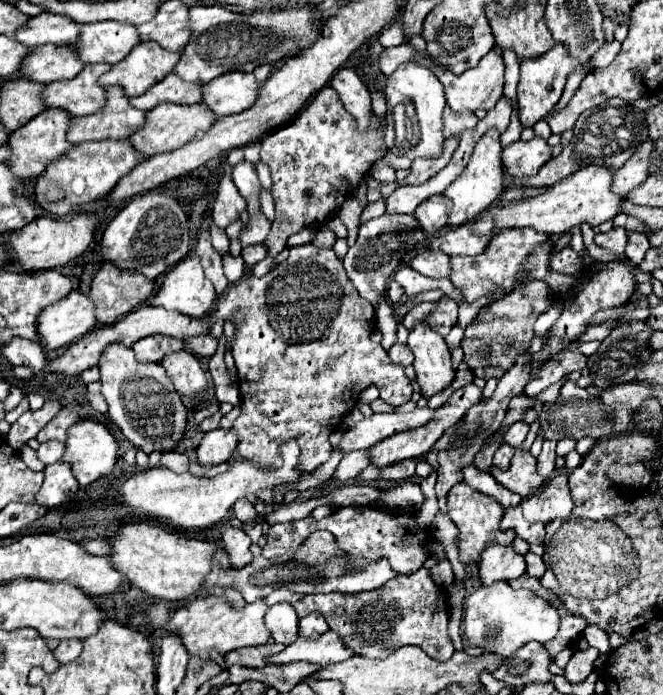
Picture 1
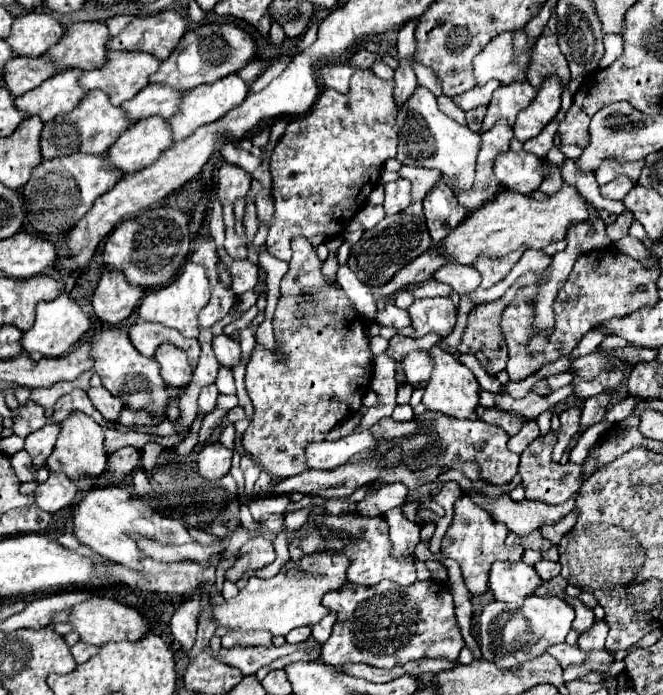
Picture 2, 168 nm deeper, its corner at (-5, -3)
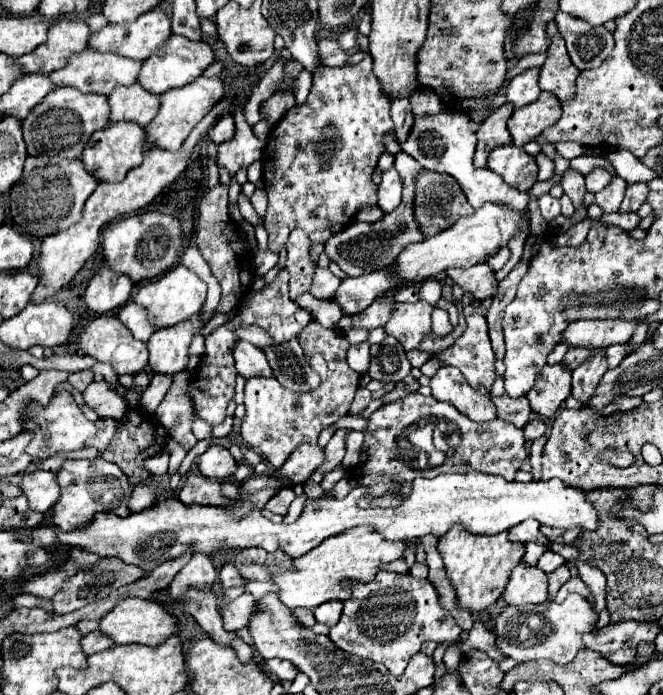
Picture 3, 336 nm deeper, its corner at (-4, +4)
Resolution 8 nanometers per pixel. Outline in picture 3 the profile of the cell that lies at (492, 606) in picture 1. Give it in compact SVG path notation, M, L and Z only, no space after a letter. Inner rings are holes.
M571 593L563 603L541 603L541 605L521 605L521 607L505 607L495 619L495 643L497 649L515 661L541 661L551 659L557 665L565 665L573 661L579 649L583 649L581 635L595 629L597 613L591 603Z

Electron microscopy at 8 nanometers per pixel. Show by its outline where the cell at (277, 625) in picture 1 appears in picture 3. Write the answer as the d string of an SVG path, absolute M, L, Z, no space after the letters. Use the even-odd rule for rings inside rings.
M297 609L297 611L293 611L293 615L295 615L297 623L305 629L311 629L315 625L315 617L313 617L311 609Z

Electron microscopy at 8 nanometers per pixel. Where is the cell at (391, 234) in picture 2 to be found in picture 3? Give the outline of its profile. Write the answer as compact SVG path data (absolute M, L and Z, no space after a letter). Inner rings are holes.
M401 151L395 155L395 169L399 171L404 184L401 205L395 211L385 213L375 223L347 225L341 233L333 235L325 243L325 253L329 255L329 259L335 261L351 277L359 277L359 275L365 275L365 273L371 273L371 271L387 269L409 243L419 243L419 241L425 239L425 235L421 233L419 223L415 219L415 213L413 213L416 179L423 169L421 169L421 165L417 165L417 161L413 161L413 157L409 157L407 153L401 153Z

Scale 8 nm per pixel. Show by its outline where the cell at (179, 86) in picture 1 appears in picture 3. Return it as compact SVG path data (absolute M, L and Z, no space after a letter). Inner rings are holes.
M139 83L129 87L117 87L109 97L111 121L135 121L139 125L149 125L159 111L161 95L153 95Z

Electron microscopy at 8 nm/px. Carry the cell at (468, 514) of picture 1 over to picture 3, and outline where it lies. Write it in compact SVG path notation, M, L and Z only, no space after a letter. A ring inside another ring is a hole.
M457 525L449 529L445 537L439 539L437 549L443 557L447 577L457 591L459 607L469 611L483 611L501 597L511 569L523 559L523 553L525 553L525 545L511 543L507 535L509 535L507 531L497 535L473 534L469 533L463 525Z

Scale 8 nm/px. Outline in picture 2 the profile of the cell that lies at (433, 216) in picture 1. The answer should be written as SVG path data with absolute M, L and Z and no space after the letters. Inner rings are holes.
M440 180L424 198L424 216L428 232L438 244L468 216L468 210L460 206L454 190Z

